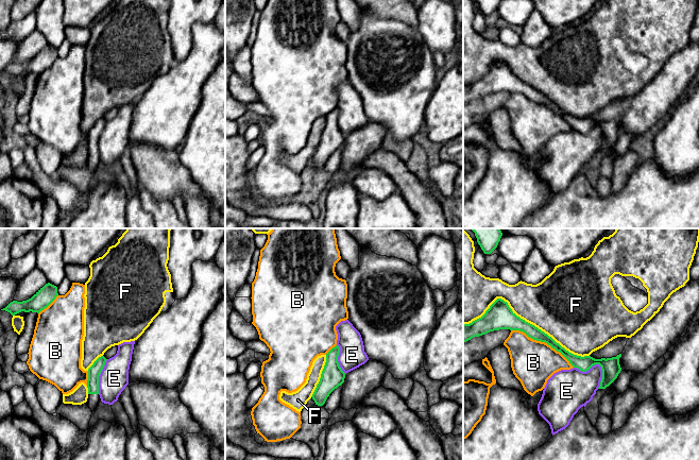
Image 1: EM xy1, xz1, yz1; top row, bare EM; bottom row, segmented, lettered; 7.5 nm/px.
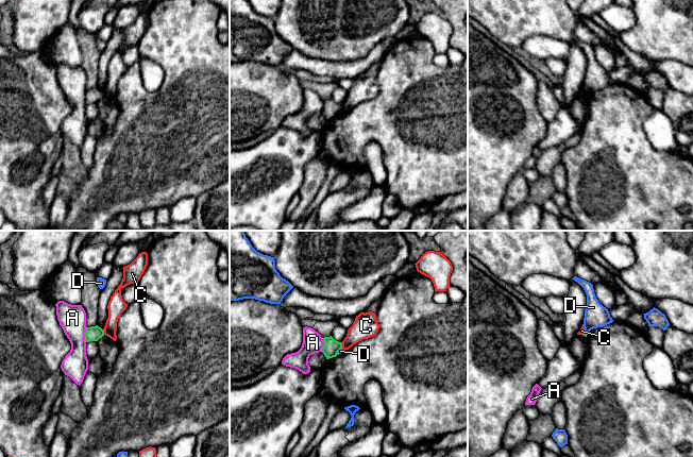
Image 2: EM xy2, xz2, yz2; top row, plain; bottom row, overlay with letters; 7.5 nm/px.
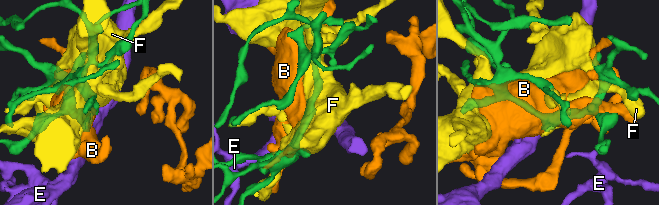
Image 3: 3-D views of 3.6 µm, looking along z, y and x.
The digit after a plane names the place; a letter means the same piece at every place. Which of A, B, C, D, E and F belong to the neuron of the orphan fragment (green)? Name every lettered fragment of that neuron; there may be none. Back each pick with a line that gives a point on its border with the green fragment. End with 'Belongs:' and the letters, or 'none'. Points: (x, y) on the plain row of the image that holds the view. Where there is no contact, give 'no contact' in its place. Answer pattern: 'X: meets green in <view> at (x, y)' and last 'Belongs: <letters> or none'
Belongs: none

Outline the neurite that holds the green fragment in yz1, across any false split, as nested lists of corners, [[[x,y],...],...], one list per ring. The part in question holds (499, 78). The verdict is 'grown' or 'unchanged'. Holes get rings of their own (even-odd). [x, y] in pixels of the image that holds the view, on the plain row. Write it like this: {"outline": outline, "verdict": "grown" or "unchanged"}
{"outline": [[[497,61],[481,80],[470,86],[463,86],[463,105],[474,99],[479,99],[499,91],[519,92],[533,102],[547,105],[557,114],[560,114],[574,130],[582,134],[586,134],[593,127],[599,126],[602,132],[602,140],[598,151],[609,149],[621,133],[619,126],[621,116],[607,121],[595,121],[591,118],[581,119],[574,117],[562,109],[547,96],[517,79],[509,69],[508,65],[501,61]]], "verdict": "unchanged"}

